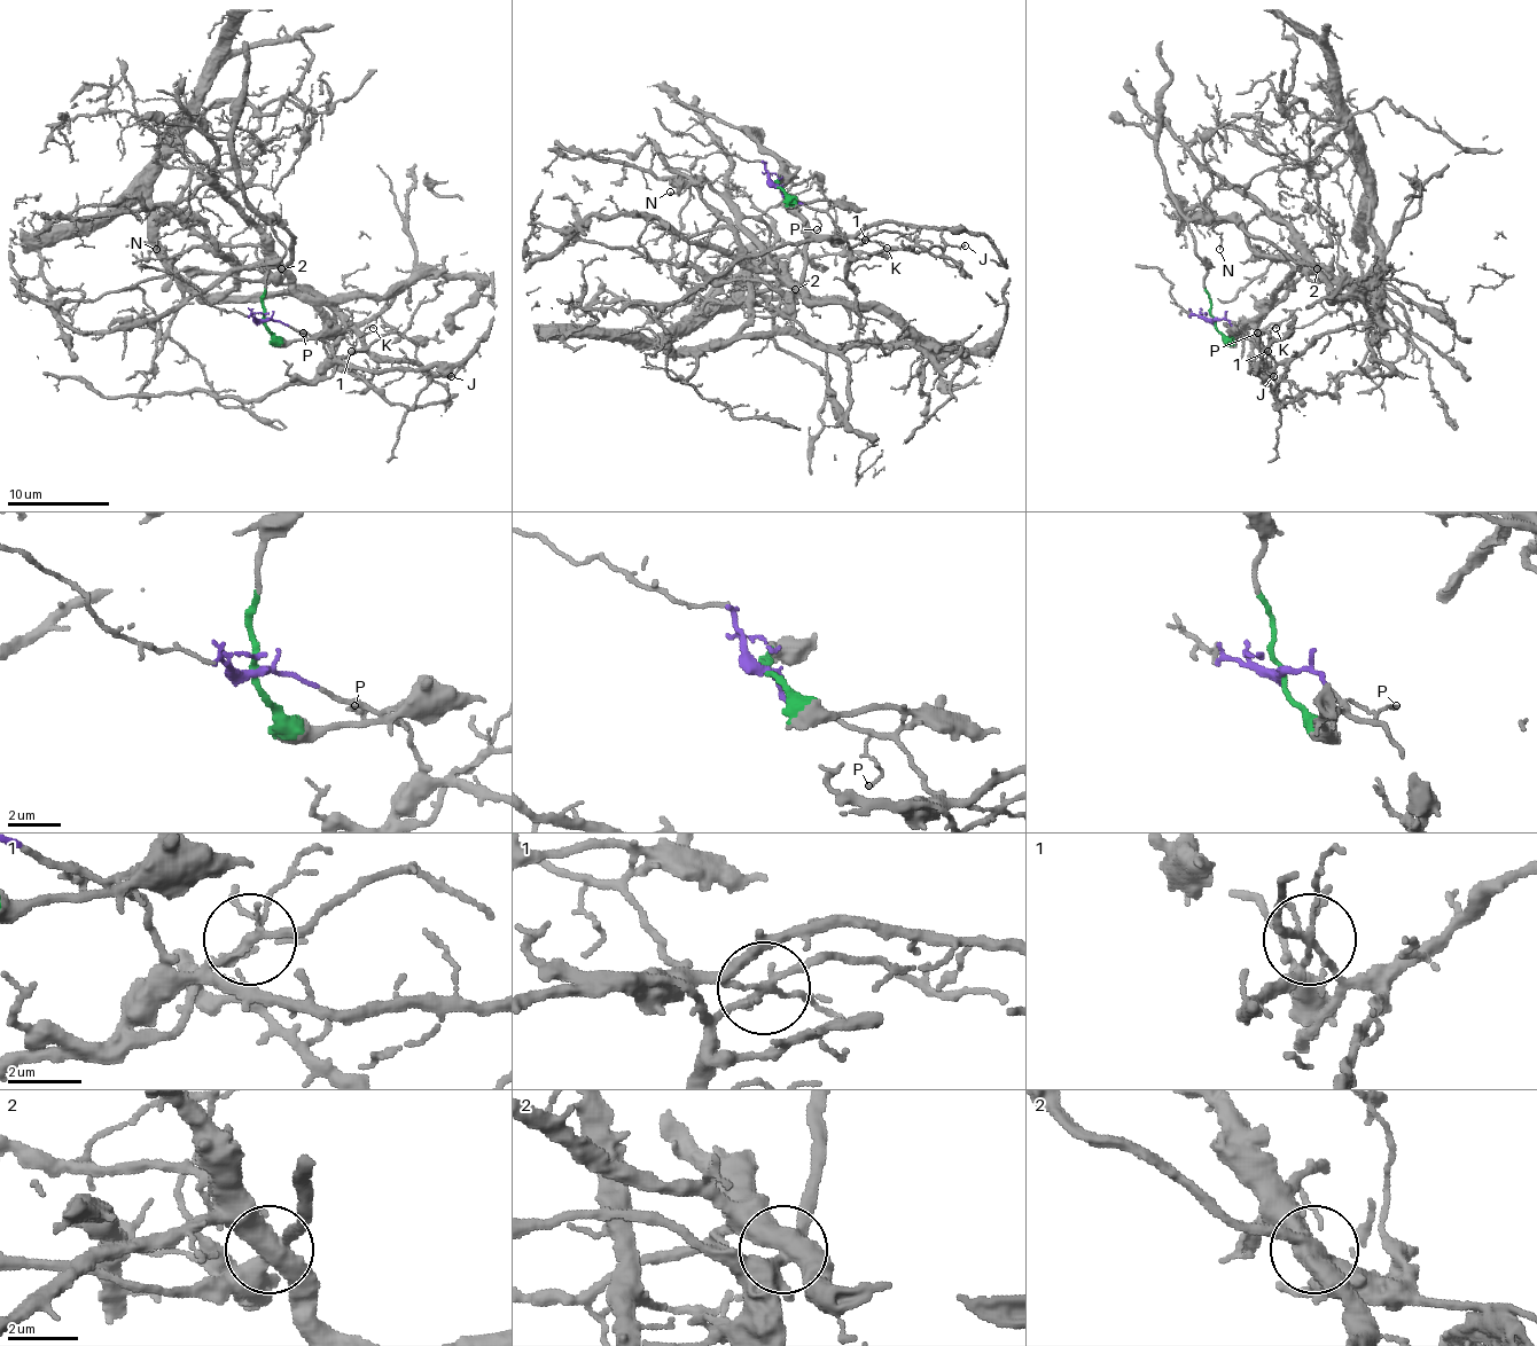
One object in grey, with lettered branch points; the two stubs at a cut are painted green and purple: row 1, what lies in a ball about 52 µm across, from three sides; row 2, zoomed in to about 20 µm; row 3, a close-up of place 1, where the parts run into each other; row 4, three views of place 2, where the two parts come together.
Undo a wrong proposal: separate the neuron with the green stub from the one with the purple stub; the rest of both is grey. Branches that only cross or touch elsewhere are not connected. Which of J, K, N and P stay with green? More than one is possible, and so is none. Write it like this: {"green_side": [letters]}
{"green_side": ["N"]}

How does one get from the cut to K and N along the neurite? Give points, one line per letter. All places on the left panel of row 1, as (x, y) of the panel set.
K: (264, 319), (274, 319), (312, 335), (335, 360), (343, 360), (363, 333), (373, 327)
N: (264, 319), (285, 251), (271, 220), (291, 258), (256, 279), (174, 271), (212, 243), (197, 220), (157, 248)

